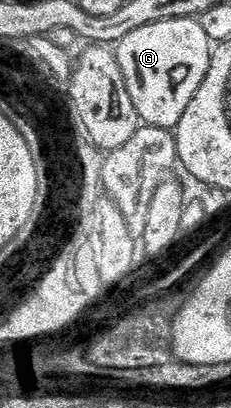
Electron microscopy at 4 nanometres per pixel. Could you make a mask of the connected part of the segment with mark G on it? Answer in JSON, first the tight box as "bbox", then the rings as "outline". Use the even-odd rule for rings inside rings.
{"bbox":[115,17,214,130],"outline":[[[191,17],[139,27],[139,31],[131,31],[127,39],[115,46],[123,79],[127,79],[127,91],[131,91],[131,103],[135,103],[135,111],[144,124],[176,130],[183,111],[187,111],[187,103],[195,99],[195,91],[199,91],[207,75],[213,51],[214,46],[207,39],[200,20]]]}

